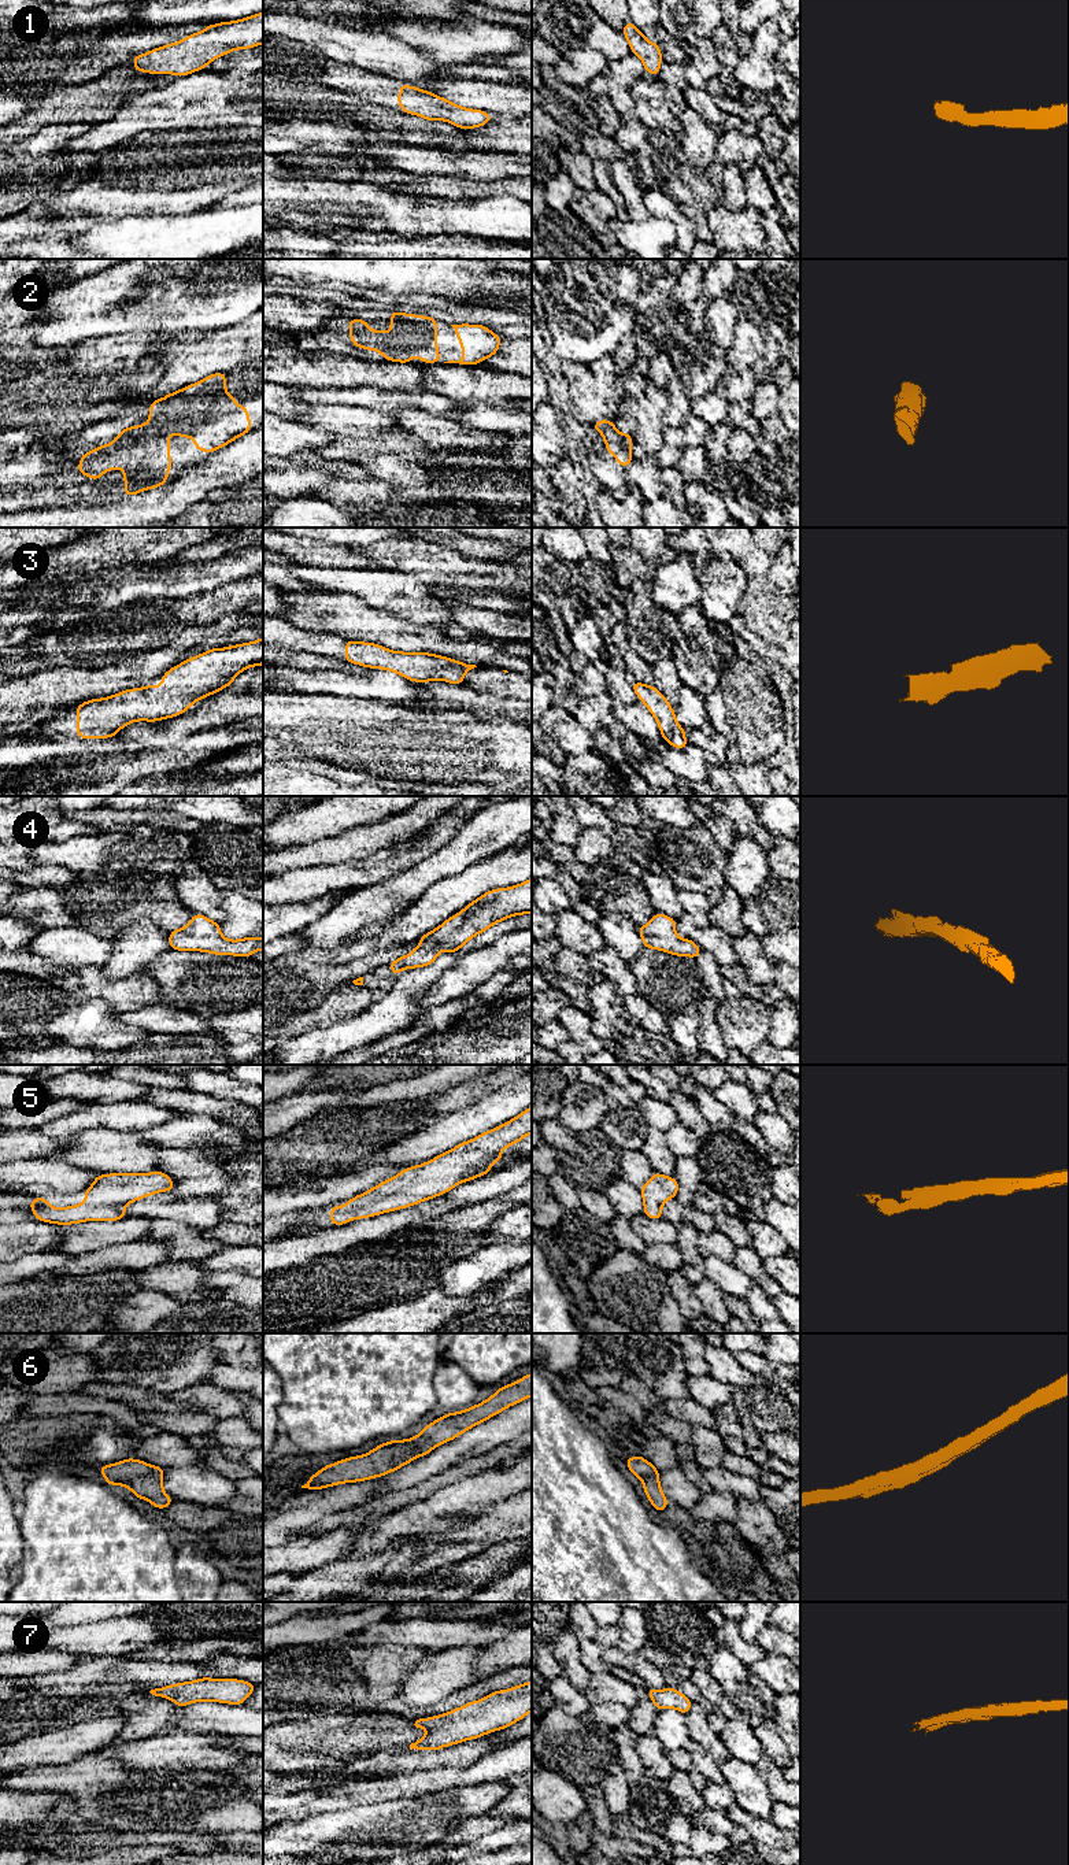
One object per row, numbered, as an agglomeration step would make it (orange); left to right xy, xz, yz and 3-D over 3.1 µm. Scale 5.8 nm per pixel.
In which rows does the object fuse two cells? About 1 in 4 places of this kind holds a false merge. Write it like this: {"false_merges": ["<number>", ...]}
{"false_merges": []}

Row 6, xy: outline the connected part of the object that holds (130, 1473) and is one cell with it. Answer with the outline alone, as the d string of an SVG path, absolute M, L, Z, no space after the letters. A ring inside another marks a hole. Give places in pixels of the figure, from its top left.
M127 1458L116 1463L99 1466L106 1483L125 1485L136 1498L148 1500L156 1509L166 1509L174 1499L163 1491L163 1468Z

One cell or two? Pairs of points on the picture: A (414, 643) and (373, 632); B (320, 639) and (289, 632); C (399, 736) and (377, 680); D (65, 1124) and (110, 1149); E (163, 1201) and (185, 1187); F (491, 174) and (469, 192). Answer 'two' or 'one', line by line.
A: one
B: one
C: two
D: two
E: two
F: two

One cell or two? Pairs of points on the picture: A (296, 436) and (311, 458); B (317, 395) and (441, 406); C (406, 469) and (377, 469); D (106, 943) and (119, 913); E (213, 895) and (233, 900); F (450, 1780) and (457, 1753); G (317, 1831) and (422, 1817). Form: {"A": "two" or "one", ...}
{"A": "two", "B": "one", "C": "one", "D": "two", "E": "two", "F": "two", "G": "one"}

